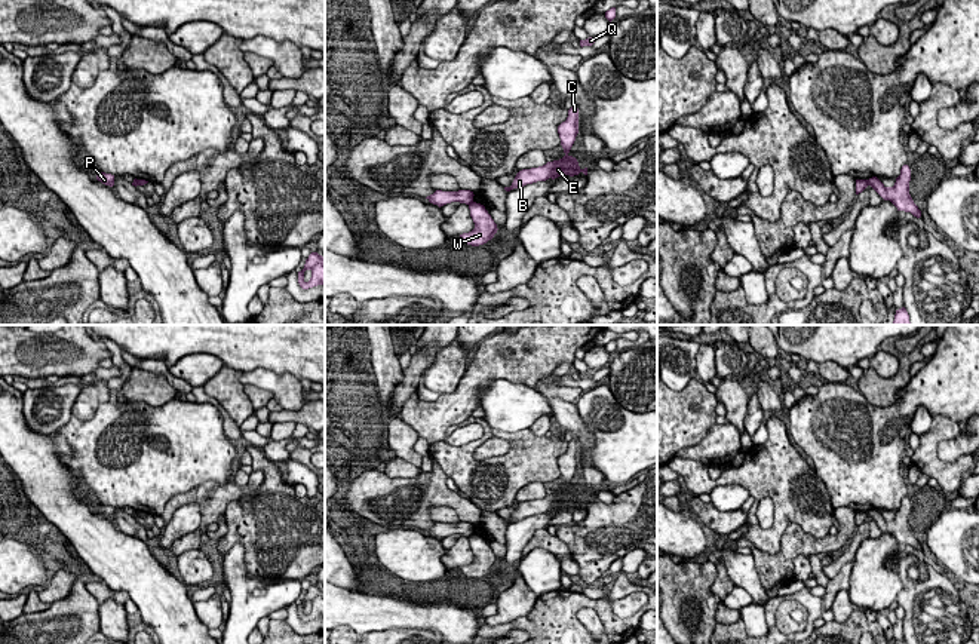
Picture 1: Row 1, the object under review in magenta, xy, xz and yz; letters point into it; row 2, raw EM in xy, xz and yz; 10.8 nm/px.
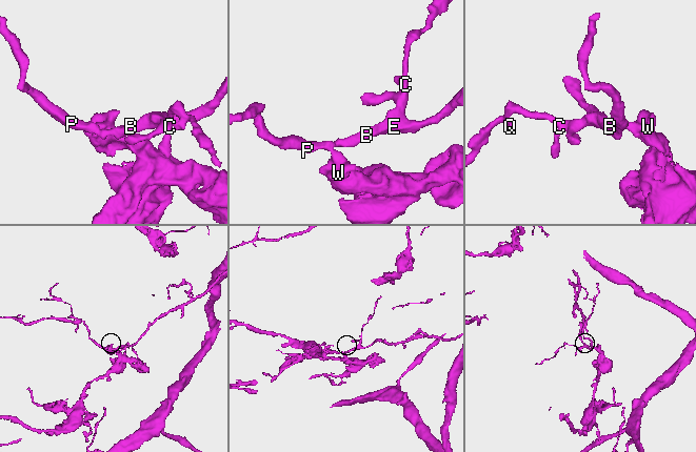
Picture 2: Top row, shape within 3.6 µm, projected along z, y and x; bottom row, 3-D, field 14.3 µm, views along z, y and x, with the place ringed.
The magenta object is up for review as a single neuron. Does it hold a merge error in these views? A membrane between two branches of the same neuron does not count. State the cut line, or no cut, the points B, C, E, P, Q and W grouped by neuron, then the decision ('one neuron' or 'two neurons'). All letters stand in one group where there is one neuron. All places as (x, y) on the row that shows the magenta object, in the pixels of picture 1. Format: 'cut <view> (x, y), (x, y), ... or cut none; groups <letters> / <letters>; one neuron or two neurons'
cut yz (867, 180), (869, 184); groups B C E P Q / W; two neurons

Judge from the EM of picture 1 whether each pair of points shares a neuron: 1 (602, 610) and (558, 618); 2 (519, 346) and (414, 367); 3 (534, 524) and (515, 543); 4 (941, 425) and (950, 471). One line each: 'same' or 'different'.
1: same
2: different
3: same
4: same

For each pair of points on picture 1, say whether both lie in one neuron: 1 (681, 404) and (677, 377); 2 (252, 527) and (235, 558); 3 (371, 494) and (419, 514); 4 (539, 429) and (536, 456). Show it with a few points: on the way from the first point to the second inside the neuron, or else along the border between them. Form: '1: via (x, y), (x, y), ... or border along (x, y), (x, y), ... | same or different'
1: border along (693, 379), (681, 390), (672, 390) | different
2: border along (235, 543), (244, 548), (245, 570), (255, 577) | different
3: via (383, 497), (407, 503) | same
4: border along (528, 428), (537, 435), (545, 435) | different

